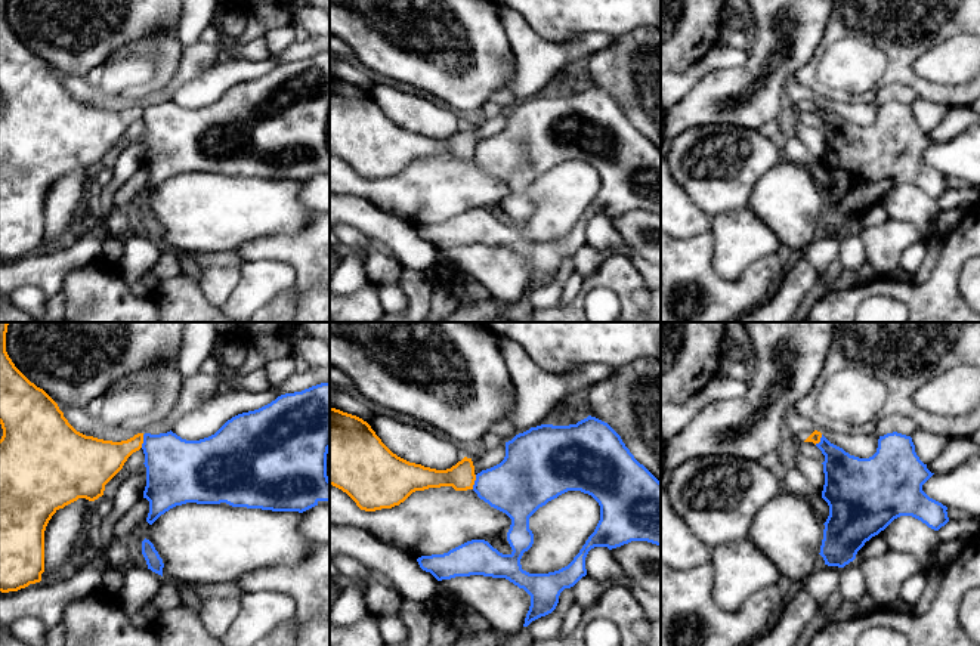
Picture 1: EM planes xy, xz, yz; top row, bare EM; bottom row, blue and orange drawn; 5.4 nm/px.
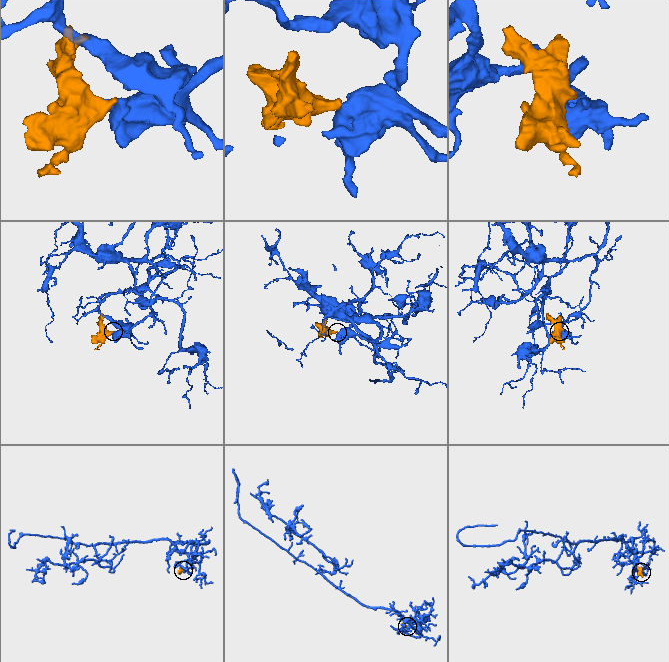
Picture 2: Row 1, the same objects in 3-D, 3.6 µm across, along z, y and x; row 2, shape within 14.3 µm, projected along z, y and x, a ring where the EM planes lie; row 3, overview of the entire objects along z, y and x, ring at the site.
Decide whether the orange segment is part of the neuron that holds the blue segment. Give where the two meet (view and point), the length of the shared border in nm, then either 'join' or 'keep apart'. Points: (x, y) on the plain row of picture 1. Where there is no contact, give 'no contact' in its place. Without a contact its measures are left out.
xz (475, 151) | 80 nm | keep apart

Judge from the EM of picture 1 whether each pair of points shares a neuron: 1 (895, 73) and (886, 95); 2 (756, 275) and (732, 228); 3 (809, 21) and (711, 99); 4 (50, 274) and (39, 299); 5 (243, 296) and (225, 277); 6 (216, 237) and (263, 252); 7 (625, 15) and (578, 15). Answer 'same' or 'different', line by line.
1: different
2: different
3: same
4: different
5: different
6: different
7: same

